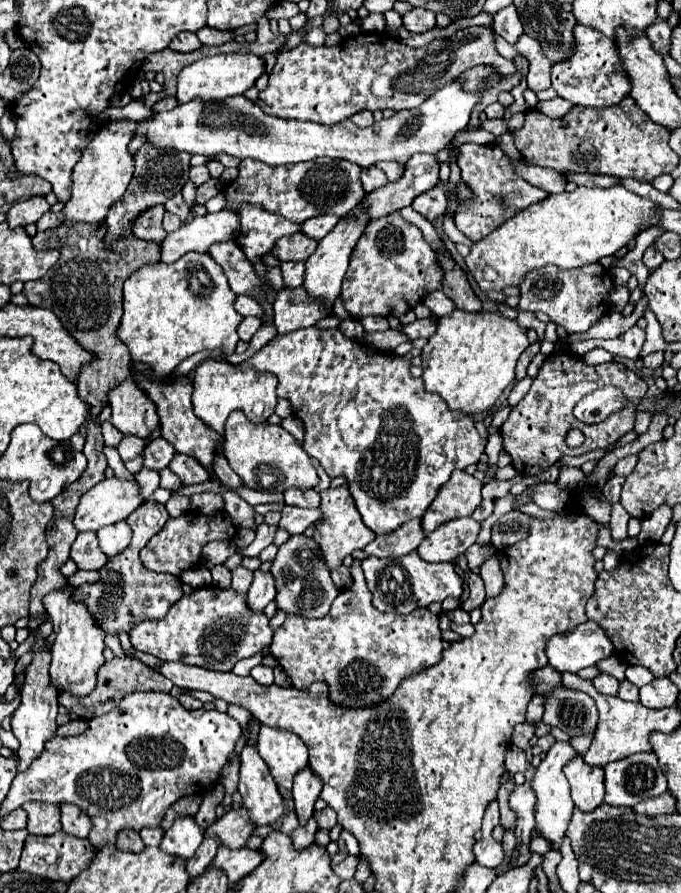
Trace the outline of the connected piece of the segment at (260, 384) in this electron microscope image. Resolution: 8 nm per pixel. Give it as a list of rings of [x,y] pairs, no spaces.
[[[204,360],[194,370],[194,392],[192,392],[192,406],[194,414],[204,420],[212,430],[218,434],[224,432],[226,418],[232,410],[242,410],[248,420],[252,422],[266,422],[276,408],[278,396],[276,396],[276,376],[270,372],[256,372],[254,368],[234,368],[234,364],[228,364],[224,360]]]

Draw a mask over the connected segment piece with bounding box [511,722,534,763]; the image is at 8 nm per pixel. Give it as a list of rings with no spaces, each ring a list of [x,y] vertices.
[[[523,722],[517,724],[514,727],[511,743],[513,745],[516,744],[516,746],[521,748],[525,752],[526,758],[529,763],[531,763],[533,759],[532,746],[530,746],[529,744],[532,737],[534,737],[533,724]]]

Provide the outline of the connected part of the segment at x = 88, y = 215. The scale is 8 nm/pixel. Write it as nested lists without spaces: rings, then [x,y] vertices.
[[[136,120],[110,122],[86,146],[86,150],[82,152],[82,158],[78,160],[74,174],[72,174],[72,182],[74,182],[72,196],[64,206],[66,222],[72,222],[72,220],[90,222],[90,224],[100,222],[106,218],[108,208],[116,200],[120,200],[120,196],[126,192],[126,186],[134,172],[134,156],[130,154],[128,144],[134,138],[136,130],[138,130]]]

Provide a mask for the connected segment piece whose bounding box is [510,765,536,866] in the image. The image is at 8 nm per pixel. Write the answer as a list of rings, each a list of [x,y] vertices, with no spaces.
[[[535,767],[524,772],[525,782],[522,786],[518,786],[512,794],[510,794],[510,808],[516,812],[518,816],[518,826],[514,830],[516,834],[516,846],[518,846],[518,858],[516,858],[516,866],[524,866],[530,860],[530,850],[528,850],[528,840],[530,834],[534,830],[534,804],[536,804],[536,796],[530,788],[530,780],[535,772]]]

